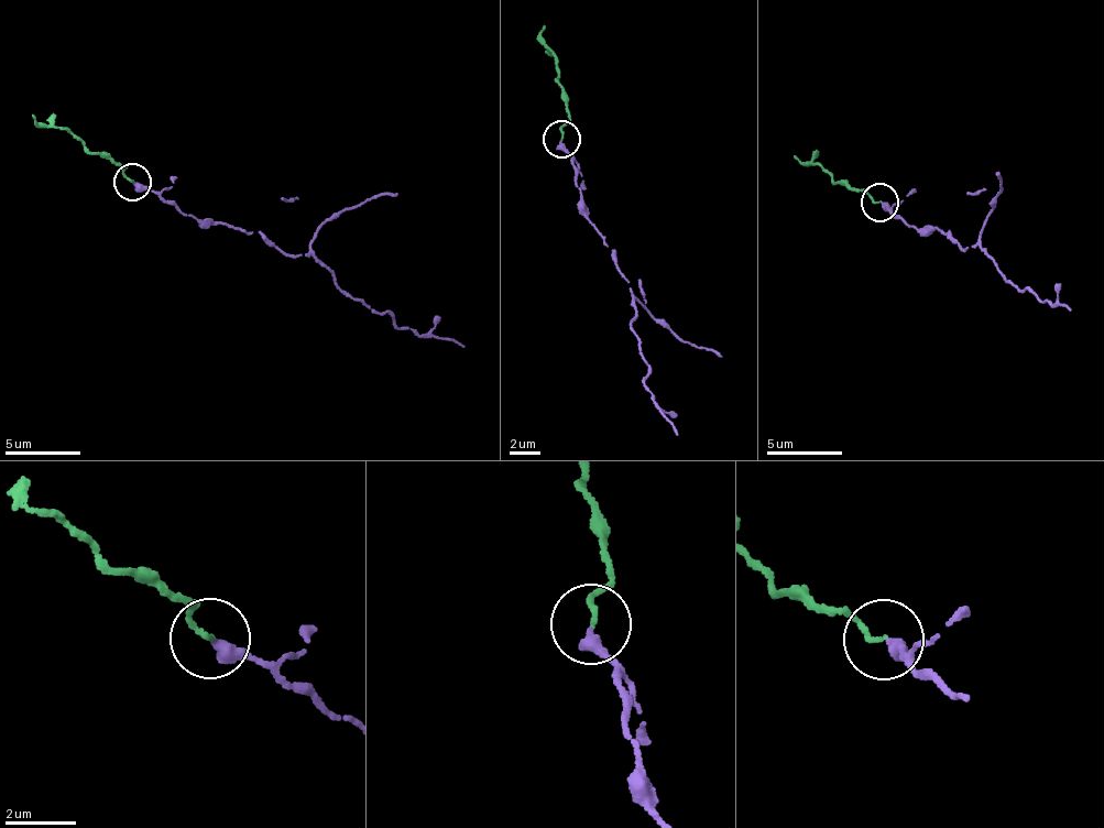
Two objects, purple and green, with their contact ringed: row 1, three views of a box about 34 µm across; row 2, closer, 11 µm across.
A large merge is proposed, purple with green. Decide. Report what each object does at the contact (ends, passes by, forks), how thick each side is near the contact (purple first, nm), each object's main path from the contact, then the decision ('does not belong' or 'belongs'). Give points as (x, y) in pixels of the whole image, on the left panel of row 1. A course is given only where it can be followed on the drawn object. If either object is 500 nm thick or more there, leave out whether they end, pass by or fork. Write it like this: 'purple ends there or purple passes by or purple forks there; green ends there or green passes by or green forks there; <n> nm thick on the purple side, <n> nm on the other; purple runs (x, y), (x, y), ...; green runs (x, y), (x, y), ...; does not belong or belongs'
purple ends there; green ends there; 360 nm thick on the purple side, 110 nm on the other; purple runs (133, 181), (195, 218), (315, 260), (356, 300), (390, 313), (402, 329), (465, 347); green runs (133, 181), (63, 129), (43, 127), (32, 115); belongs

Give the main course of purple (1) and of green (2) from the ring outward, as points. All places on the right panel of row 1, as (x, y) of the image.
1: (880, 202), (916, 228), (935, 227), (966, 247), (984, 249), (1006, 282), (1068, 311)
2: (880, 202), (850, 192), (819, 164), (804, 166), (793, 156)

